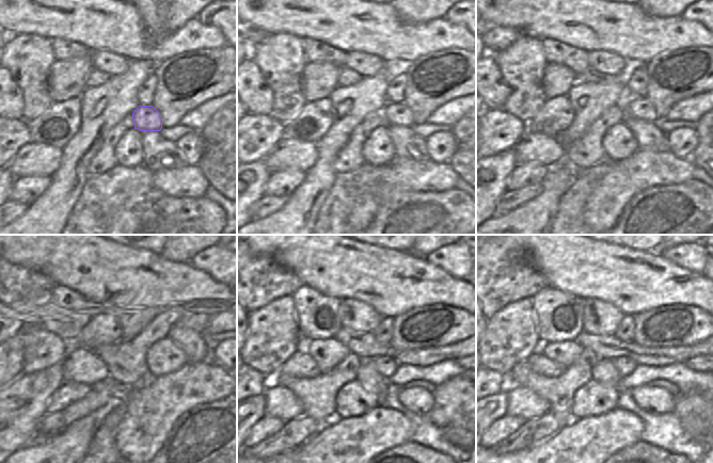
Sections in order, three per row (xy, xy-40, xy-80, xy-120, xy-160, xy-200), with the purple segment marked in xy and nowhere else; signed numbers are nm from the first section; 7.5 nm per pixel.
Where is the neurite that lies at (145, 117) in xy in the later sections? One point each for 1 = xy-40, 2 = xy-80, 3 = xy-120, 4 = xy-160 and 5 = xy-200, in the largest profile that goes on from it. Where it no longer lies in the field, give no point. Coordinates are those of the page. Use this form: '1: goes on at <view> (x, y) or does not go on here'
1: goes on at xy-40 (399, 118)
2: goes on at xy-80 (640, 114)
3: goes on at xy-120 (155, 365)
4: goes on at xy-160 (386, 366)
5: goes on at xy-200 (624, 365)

